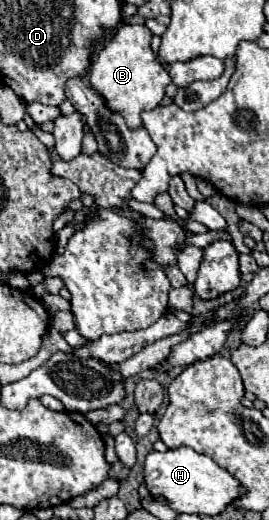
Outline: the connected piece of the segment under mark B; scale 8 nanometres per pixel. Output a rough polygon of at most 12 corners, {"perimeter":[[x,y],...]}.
{"perimeter":[[123,23],[87,77],[129,129],[171,77],[145,25]]}

